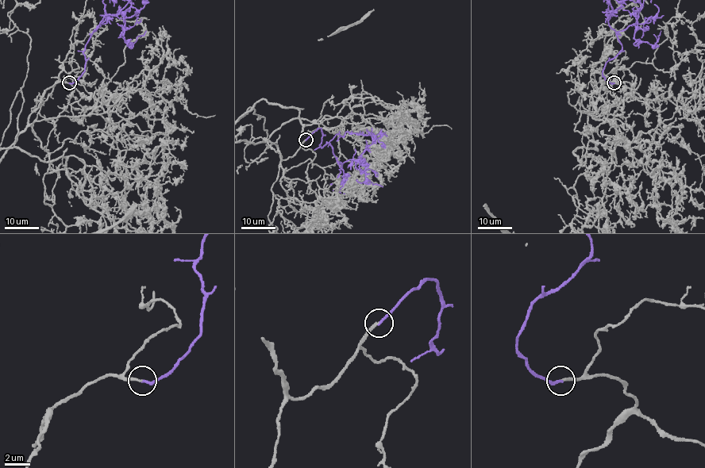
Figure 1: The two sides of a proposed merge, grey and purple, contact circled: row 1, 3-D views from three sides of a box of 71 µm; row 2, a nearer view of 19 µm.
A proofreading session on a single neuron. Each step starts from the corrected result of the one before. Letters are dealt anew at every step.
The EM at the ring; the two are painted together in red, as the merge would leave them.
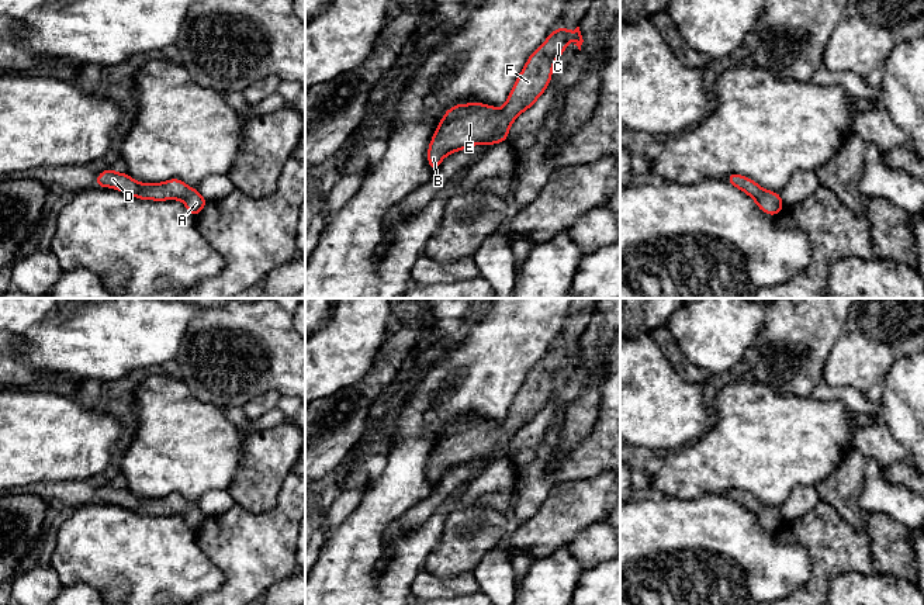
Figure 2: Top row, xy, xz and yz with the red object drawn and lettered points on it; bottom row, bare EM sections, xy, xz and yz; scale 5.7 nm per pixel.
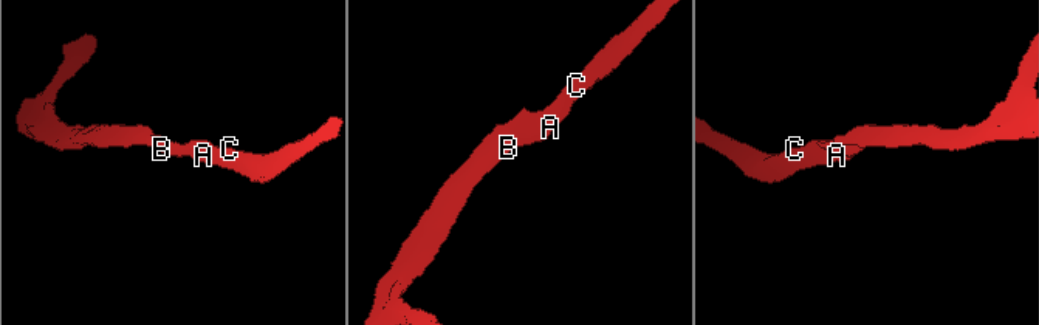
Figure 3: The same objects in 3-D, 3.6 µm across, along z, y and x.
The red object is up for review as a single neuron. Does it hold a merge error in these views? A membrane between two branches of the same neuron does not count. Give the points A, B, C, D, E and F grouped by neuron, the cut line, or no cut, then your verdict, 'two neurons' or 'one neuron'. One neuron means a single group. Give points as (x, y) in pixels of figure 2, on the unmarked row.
A B C D E F; no cut; one neuron

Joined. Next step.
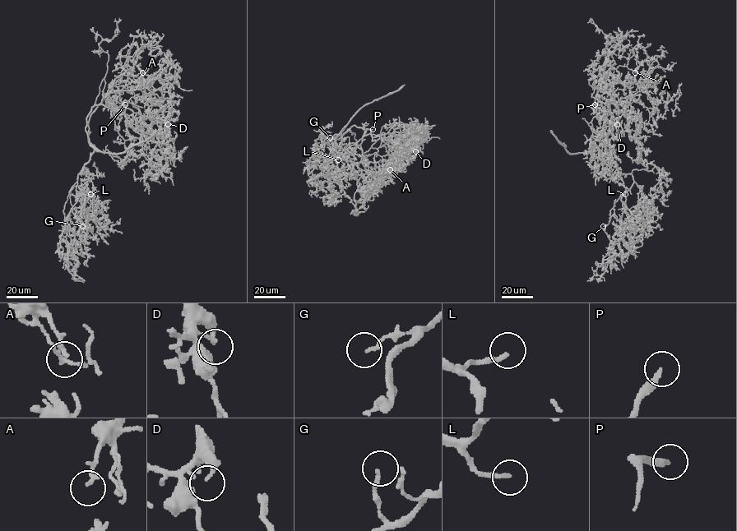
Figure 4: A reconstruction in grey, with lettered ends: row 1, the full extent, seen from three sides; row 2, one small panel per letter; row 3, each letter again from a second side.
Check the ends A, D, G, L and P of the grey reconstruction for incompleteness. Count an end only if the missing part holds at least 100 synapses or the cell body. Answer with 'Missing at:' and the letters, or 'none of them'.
Missing at: L, P

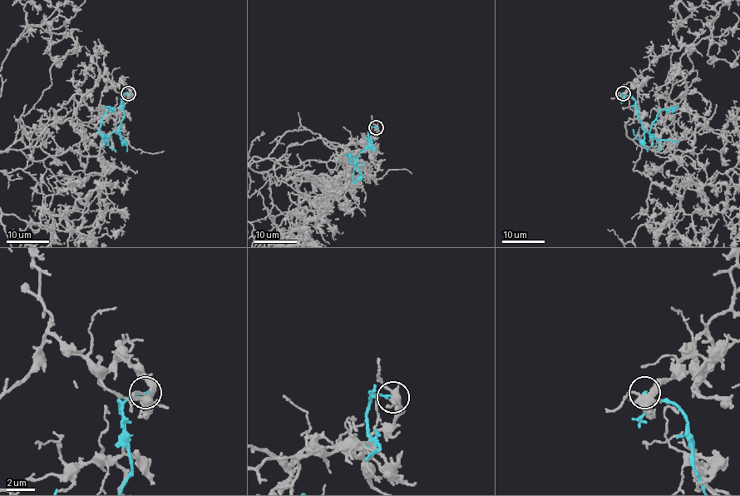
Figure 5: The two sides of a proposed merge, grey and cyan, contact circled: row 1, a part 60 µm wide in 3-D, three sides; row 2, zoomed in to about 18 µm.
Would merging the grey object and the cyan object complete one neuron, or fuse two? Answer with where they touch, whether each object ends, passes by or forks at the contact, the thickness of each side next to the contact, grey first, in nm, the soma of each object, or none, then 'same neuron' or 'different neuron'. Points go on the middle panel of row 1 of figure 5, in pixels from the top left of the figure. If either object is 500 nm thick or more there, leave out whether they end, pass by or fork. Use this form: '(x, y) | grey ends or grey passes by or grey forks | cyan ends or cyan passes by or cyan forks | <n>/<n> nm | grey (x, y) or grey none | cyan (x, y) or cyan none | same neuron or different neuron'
(376, 127) | grey forks | cyan ends | 400/180 nm | grey none | cyan none | different neuron

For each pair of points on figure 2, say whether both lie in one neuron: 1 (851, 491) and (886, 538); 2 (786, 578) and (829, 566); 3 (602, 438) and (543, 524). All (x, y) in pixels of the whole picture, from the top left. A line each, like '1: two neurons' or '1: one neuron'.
1: one neuron
2: two neurons
3: two neurons

